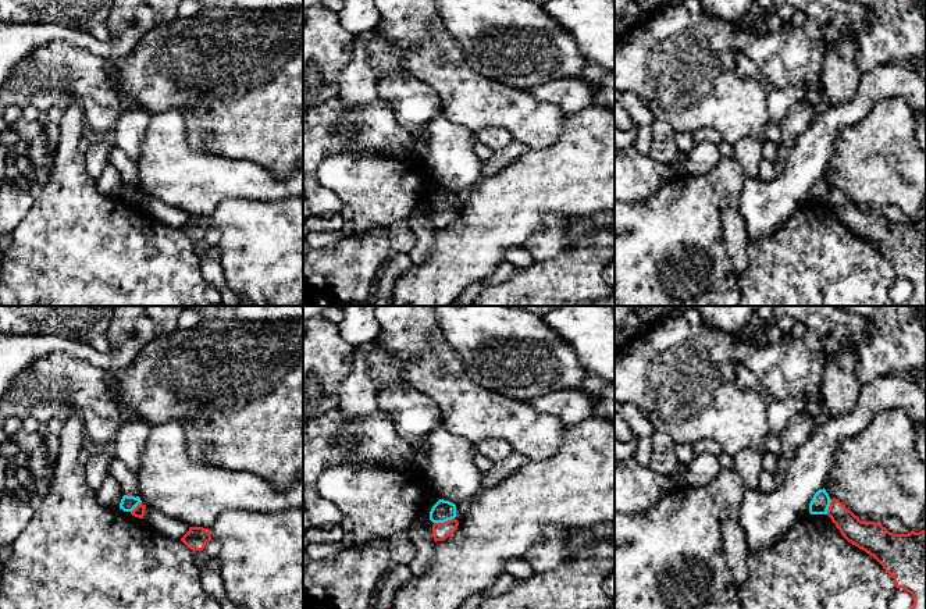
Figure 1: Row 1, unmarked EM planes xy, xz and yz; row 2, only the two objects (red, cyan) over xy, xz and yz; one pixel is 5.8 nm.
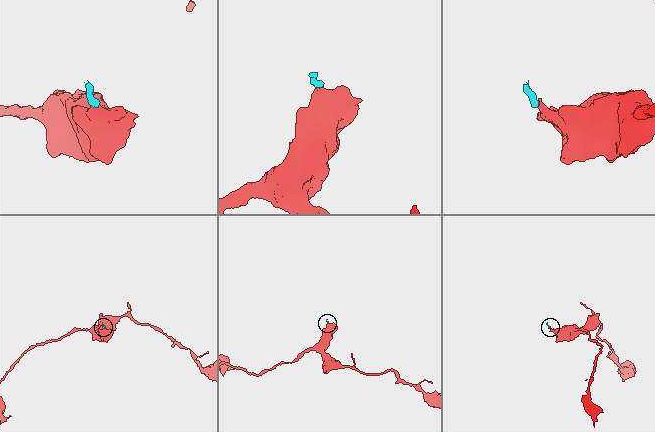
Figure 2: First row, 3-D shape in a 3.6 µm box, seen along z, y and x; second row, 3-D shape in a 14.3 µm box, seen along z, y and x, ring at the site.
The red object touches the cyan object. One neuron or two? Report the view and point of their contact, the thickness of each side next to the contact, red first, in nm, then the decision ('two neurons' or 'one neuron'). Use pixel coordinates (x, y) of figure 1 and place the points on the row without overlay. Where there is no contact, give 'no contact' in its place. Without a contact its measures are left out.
meets red in xz at (445, 210); 100 nm thick on the red side, 120 nm on the other; two neurons

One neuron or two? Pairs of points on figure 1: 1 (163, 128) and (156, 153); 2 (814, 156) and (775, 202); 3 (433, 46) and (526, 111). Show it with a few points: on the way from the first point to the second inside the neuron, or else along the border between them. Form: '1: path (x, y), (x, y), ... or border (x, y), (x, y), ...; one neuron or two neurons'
1: path (163, 134), (161, 148); one neuron
2: path (804, 167), (798, 178), (786, 191); one neuron
3: path (455, 70), (488, 103), (502, 106); one neuron

